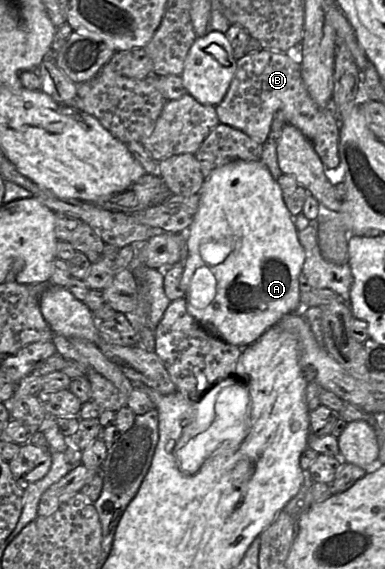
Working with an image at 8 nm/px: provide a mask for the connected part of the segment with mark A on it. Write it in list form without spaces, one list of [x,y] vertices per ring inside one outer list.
[[[236,160],[214,169],[199,194],[199,208],[187,232],[188,256],[182,277],[187,309],[209,332],[245,348],[282,317],[301,308],[299,275],[305,252],[280,185],[261,160]]]

